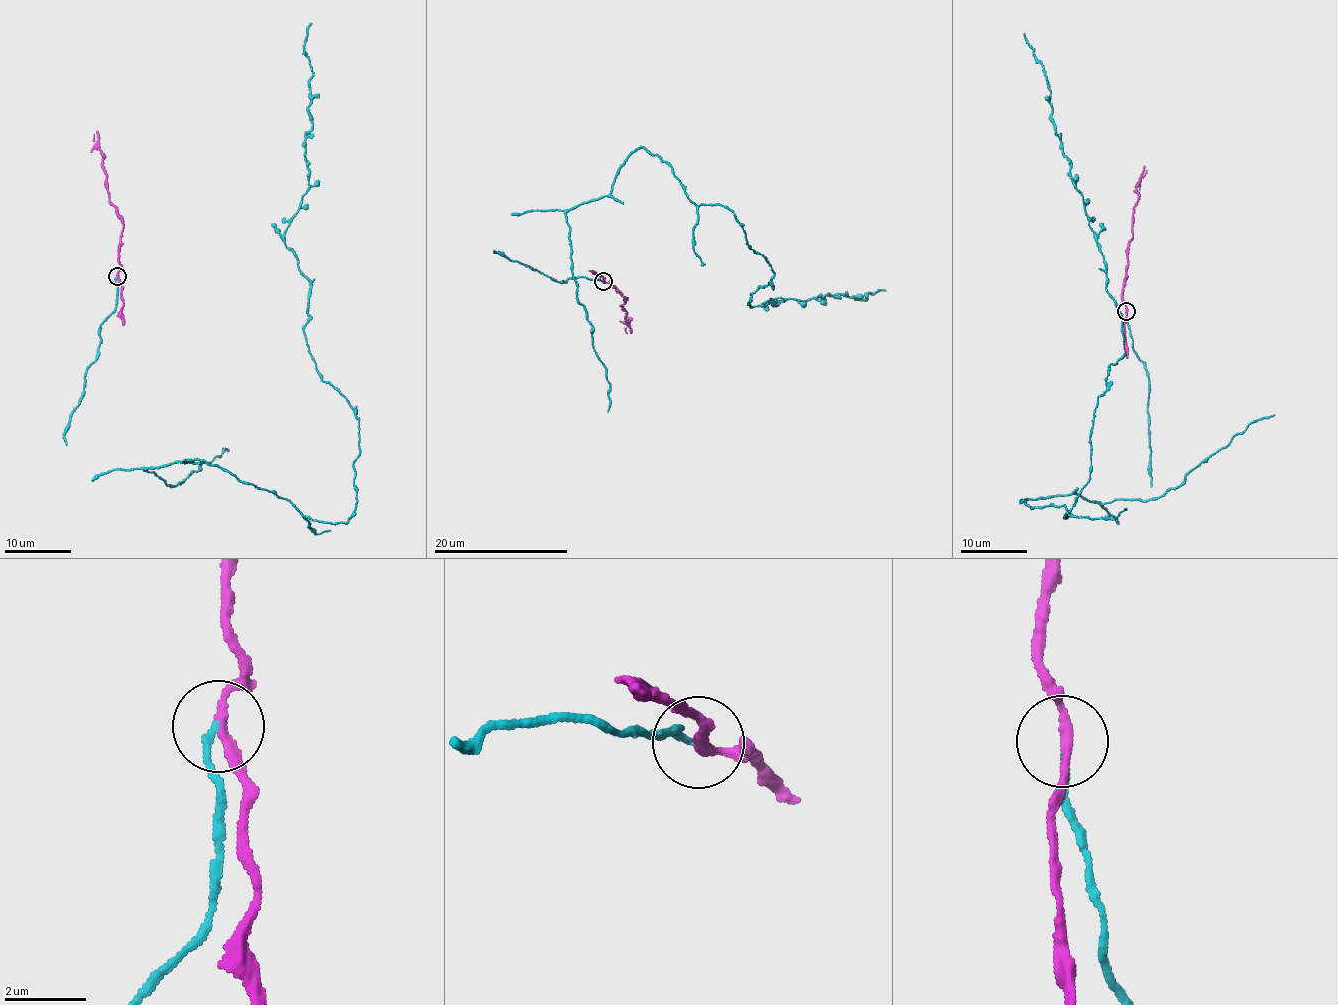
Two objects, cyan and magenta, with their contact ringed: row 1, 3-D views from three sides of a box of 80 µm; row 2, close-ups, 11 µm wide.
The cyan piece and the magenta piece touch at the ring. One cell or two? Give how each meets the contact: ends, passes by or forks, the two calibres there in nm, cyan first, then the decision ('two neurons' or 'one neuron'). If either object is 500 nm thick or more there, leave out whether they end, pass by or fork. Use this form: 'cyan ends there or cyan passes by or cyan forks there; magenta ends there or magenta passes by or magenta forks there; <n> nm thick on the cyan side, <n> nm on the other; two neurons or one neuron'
cyan ends there; magenta passes by; 150 nm thick on the cyan side, 200 nm on the other; two neurons

